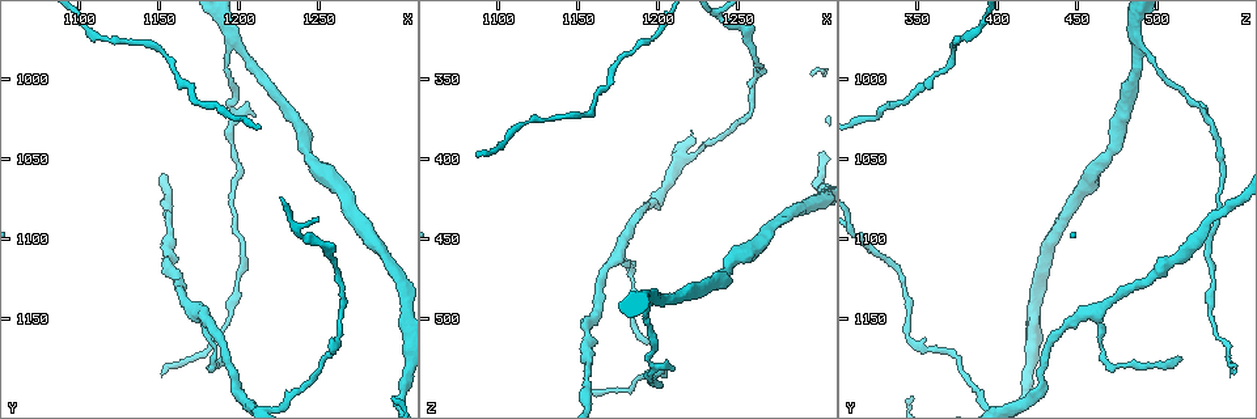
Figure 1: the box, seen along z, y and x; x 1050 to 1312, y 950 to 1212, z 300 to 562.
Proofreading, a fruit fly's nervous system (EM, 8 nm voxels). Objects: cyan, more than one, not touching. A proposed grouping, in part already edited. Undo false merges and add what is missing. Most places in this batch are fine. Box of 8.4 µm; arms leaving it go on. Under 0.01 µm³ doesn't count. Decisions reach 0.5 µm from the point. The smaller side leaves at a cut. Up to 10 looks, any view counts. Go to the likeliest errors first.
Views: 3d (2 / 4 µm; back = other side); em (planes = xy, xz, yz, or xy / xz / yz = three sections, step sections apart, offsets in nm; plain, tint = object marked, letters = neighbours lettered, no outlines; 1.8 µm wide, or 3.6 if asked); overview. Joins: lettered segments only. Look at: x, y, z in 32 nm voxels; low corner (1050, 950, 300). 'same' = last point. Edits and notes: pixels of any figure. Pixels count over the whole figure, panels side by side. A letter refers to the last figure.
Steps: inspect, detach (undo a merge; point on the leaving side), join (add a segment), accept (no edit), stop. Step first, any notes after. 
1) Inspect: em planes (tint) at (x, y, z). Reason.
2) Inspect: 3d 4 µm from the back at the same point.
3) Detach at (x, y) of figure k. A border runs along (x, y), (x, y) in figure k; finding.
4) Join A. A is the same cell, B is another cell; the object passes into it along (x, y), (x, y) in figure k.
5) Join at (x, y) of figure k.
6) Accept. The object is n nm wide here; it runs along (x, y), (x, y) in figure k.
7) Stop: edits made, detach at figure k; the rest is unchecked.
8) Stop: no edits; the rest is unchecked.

Inspect: em xy step 8 (tint) at (1210, 1022, 532). Free end.

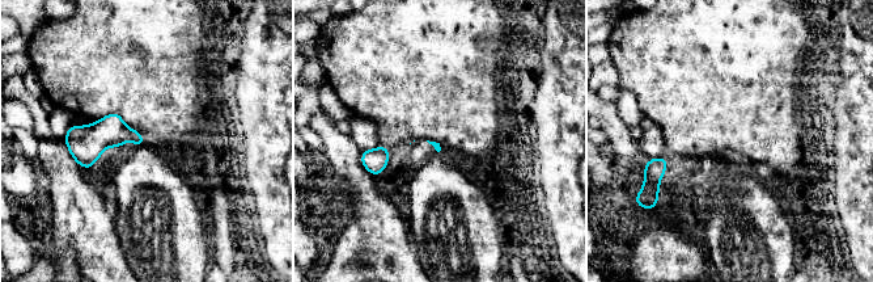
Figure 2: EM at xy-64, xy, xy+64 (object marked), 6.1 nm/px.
Inspect: em planes (tint) at the same point.

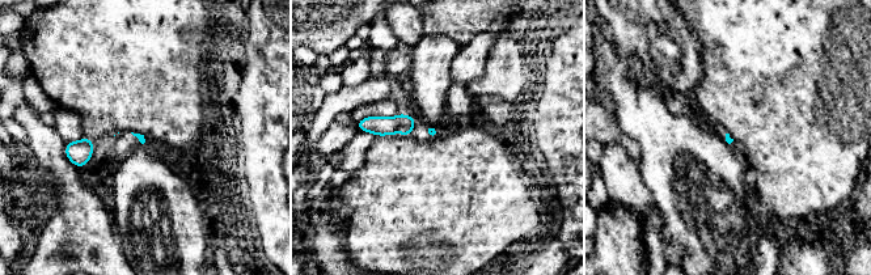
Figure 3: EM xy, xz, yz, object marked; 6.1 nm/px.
Inspect: em planes (letters) at the same point.

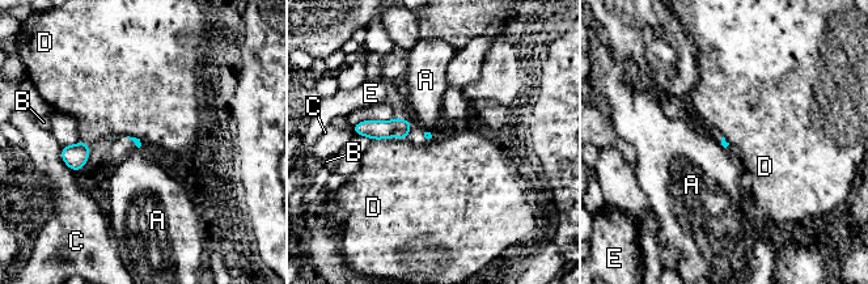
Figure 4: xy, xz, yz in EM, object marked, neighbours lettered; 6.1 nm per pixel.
Accept. A, B, C, D and E are other cells; a border runs along (388, 138), (372, 140) in figure 4; no lettered segment goes on from it.

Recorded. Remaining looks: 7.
Inspect: 3d 2 µm at (1194, 976, 486). Sudden change in width.

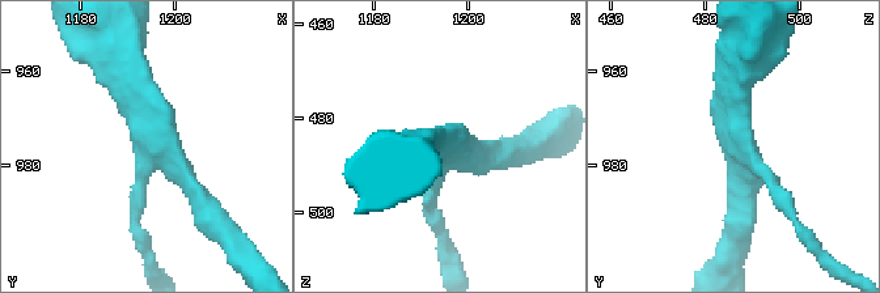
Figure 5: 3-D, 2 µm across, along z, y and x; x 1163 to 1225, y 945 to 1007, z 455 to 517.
Inspect: em planes (plain) at (1196, 975, 487).

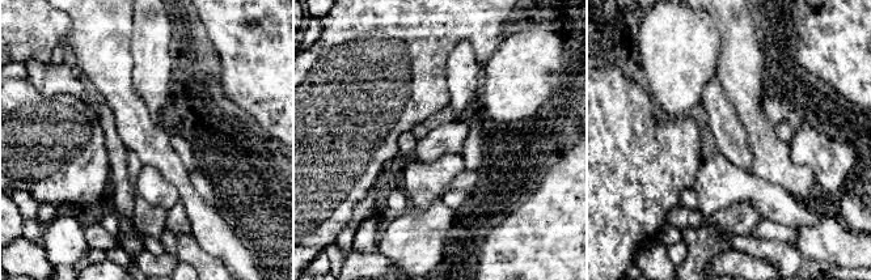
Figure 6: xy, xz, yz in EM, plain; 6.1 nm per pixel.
Inspect: em planes (letters) at the same point. See the neighbours.

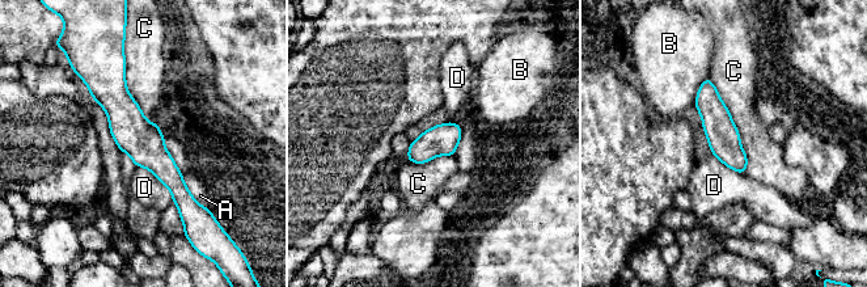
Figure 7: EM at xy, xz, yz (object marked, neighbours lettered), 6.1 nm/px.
Accept. A, B, C and D are other cells; 3 arms meet here; one neuron here.

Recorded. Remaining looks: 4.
Inspect: em planes (tint) at (1156, 1084, 538). Thin neck.

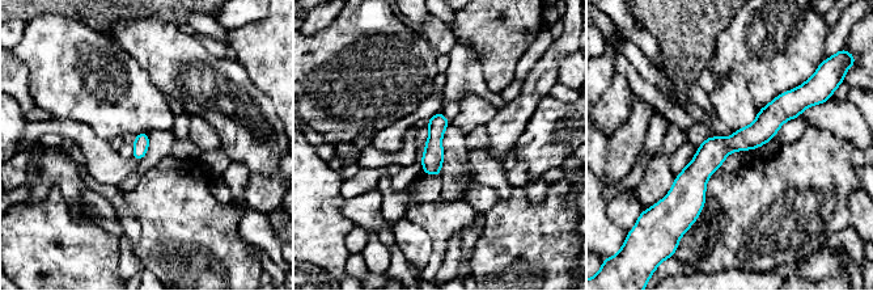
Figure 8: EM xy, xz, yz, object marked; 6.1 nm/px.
Inspect: em planes (letters) at the same point. What lies round it.

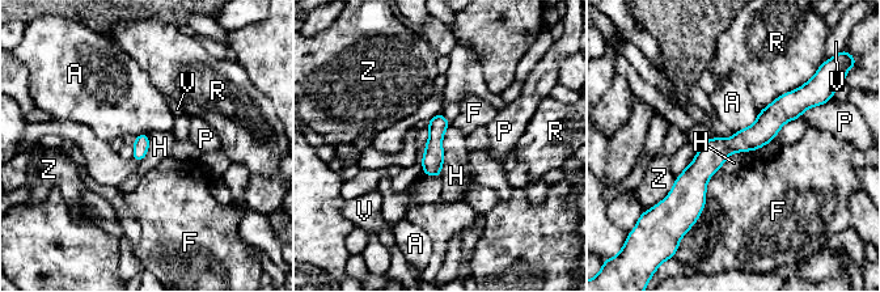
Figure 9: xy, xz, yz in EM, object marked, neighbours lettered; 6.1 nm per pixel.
Accept. The object is 100 nm wide here; A, F, H, P, R, V and Z are other cells; a border runs along (449, 123), (441, 140), (439, 176) in figure 9; continuous, no second neuron.

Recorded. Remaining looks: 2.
Stop: no edits; the rest is unchecked.

